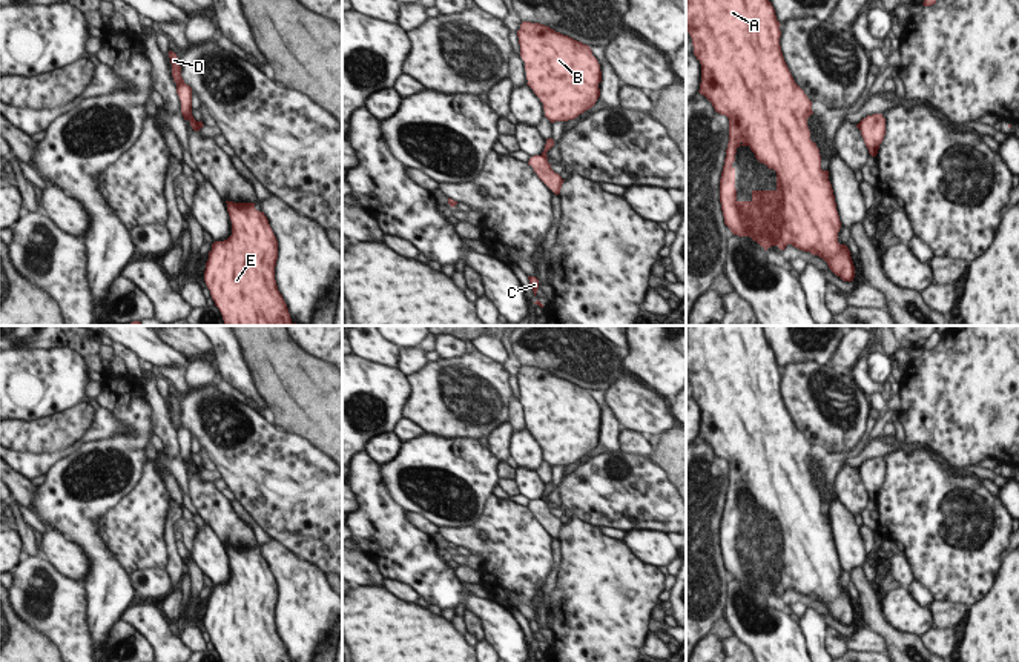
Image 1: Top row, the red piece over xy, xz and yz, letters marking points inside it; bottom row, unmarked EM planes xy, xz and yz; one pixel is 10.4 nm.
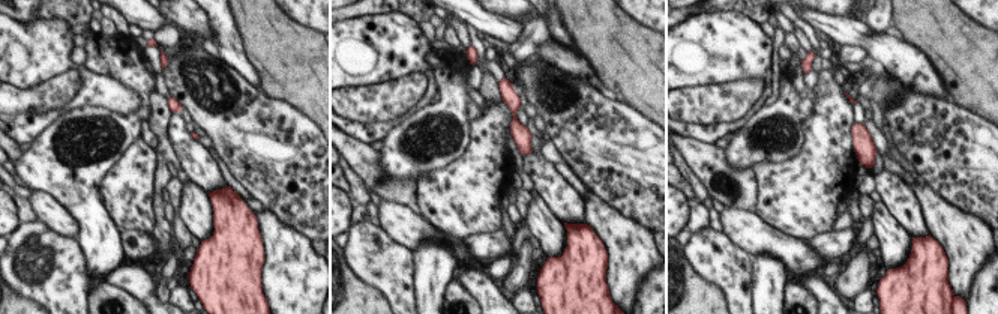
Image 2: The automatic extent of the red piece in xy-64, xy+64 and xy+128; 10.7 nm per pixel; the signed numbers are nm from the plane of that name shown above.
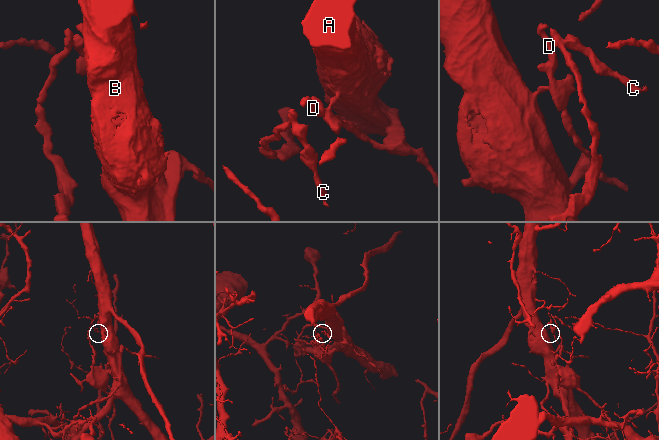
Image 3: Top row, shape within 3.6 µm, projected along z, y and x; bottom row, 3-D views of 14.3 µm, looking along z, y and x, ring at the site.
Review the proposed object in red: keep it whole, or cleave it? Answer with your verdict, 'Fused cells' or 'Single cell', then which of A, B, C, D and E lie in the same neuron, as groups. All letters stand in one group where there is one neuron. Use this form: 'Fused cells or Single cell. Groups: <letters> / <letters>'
Fused cells. Groups: A B E / C D

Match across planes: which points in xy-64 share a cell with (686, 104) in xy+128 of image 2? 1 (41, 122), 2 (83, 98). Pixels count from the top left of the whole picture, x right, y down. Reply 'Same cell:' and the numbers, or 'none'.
Same cell: none

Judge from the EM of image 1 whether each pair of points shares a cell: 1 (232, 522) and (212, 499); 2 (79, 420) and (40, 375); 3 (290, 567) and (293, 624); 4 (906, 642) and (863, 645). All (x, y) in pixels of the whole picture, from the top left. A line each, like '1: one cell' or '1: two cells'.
1: one cell
2: two cells
3: one cell
4: two cells

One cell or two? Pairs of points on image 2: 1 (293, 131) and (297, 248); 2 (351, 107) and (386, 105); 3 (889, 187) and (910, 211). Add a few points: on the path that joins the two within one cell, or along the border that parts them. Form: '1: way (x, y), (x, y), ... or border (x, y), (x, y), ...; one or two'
1: border (269, 211), (311, 241); two
2: way (360, 105), (377, 105); one
3: way (895, 193), (904, 205); one

